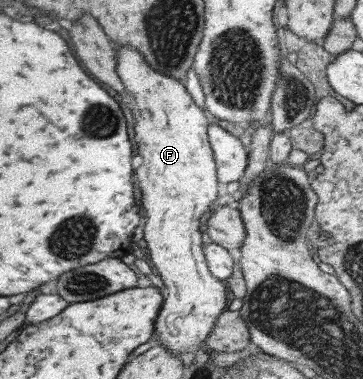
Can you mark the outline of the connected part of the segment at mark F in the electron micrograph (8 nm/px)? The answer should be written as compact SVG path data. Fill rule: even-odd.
M129 46L115 50L115 72L124 88L125 101L133 118L133 138L141 164L134 170L137 176L141 206L145 210L145 225L142 227L142 238L149 250L149 260L161 278L164 290L163 301L155 318L153 336L160 345L171 354L181 352L203 353L203 342L211 333L215 320L225 308L227 292L221 282L211 277L203 257L199 218L214 206L217 198L216 168L211 147L209 146L206 126L208 118L203 115L187 91L183 82L151 70L143 58Z

